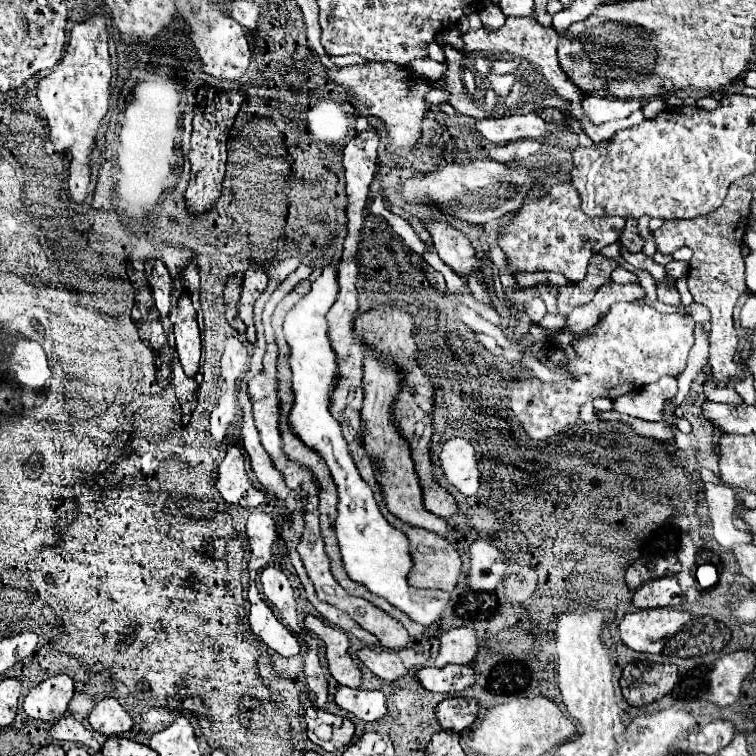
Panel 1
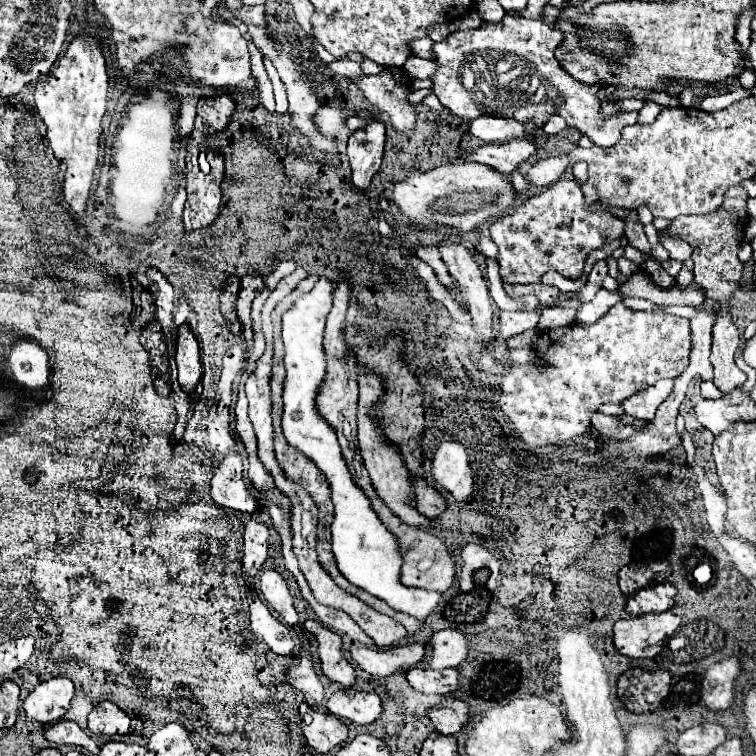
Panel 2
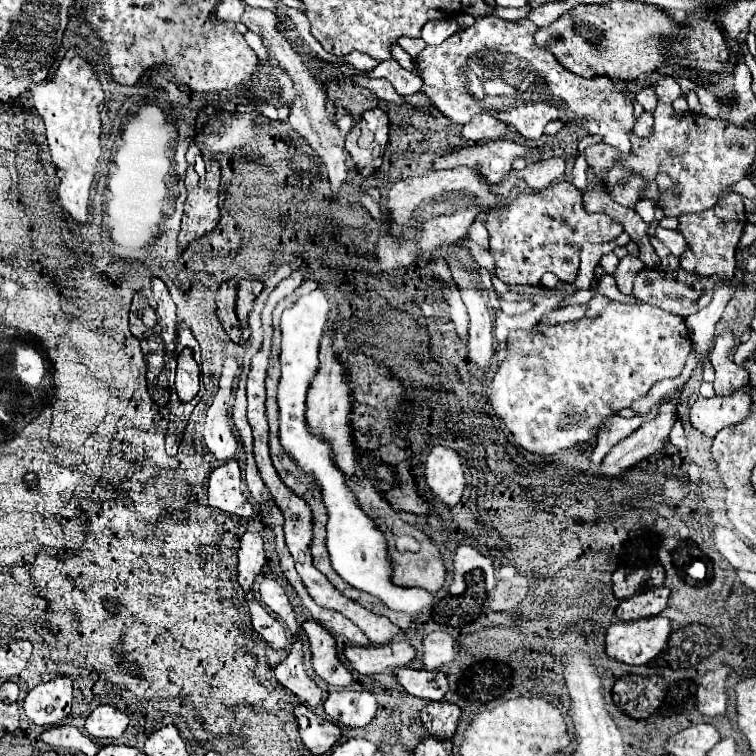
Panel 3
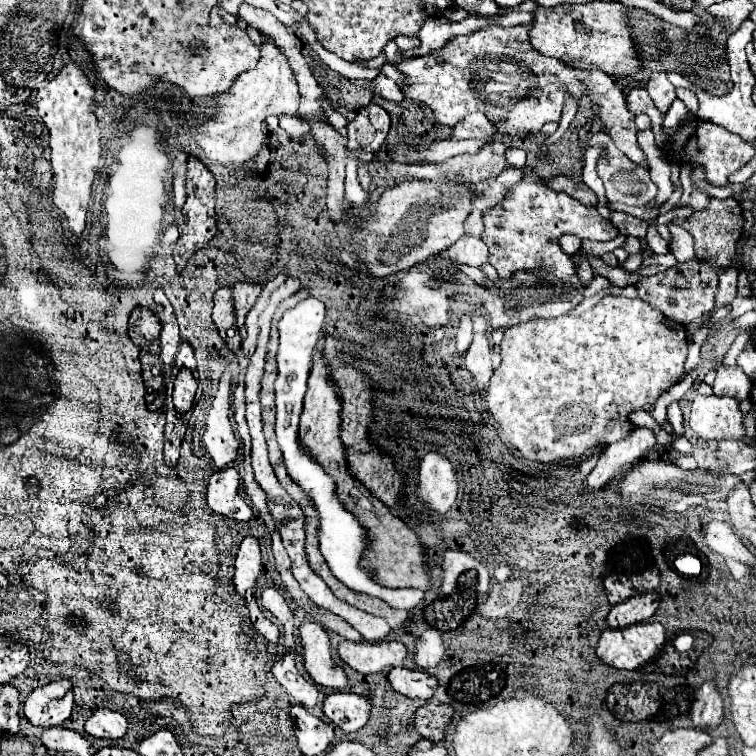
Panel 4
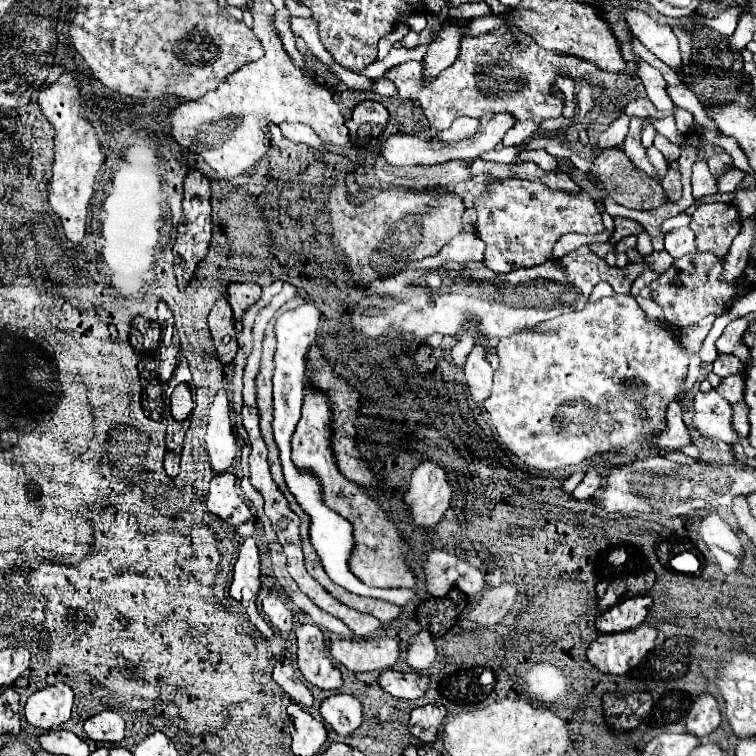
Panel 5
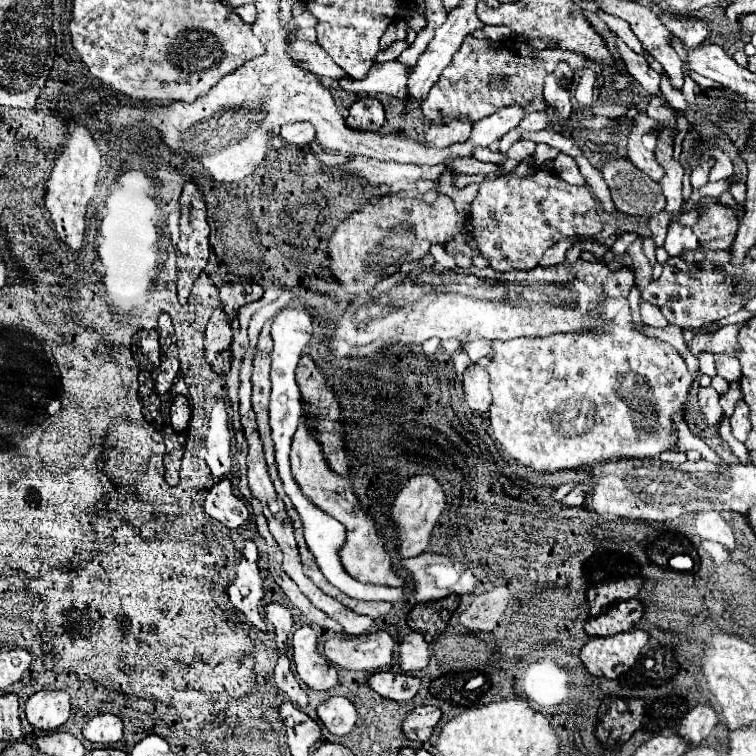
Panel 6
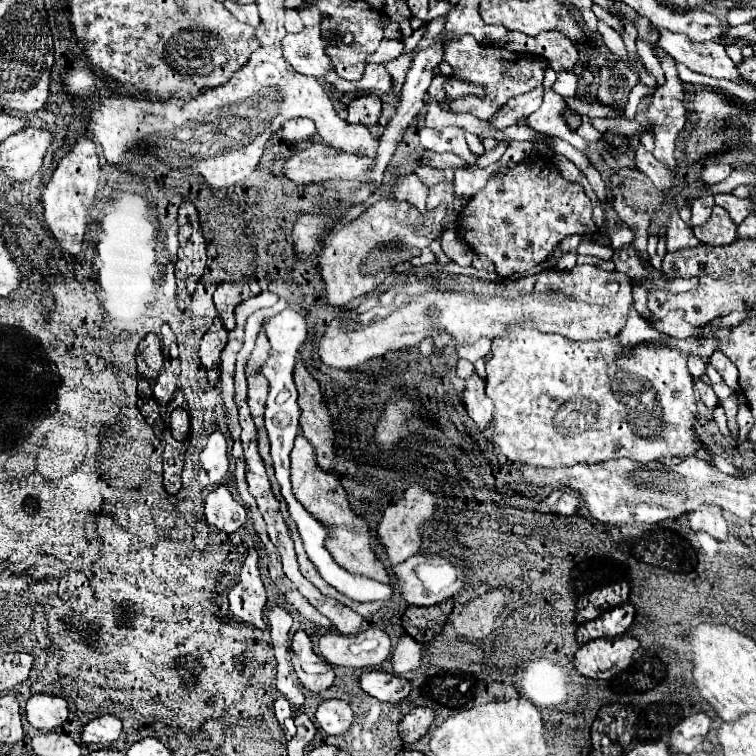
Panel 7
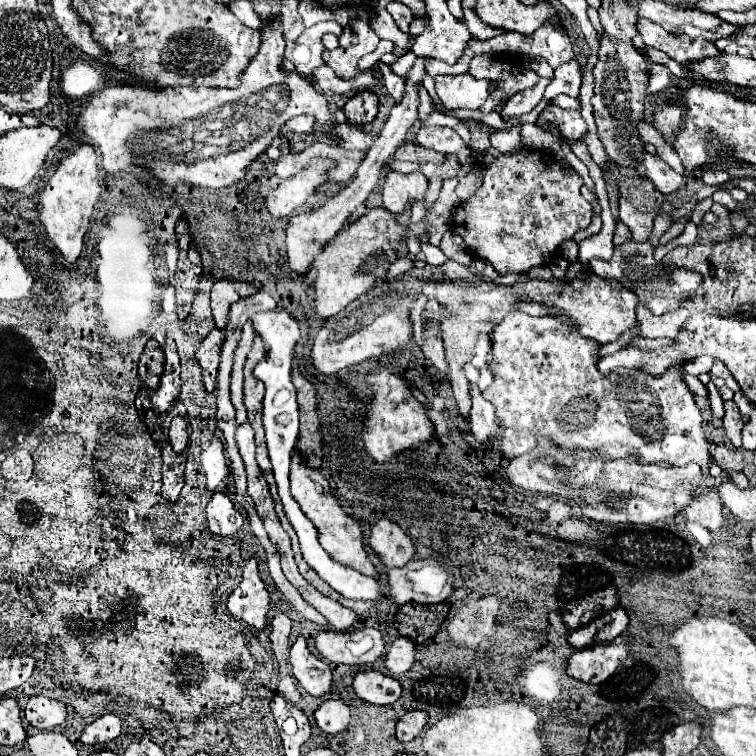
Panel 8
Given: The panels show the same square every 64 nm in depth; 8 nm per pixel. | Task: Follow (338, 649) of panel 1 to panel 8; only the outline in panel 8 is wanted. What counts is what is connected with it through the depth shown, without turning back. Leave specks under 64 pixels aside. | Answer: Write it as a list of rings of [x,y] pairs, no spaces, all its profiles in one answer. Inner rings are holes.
[[[300,636],[290,648],[290,664],[294,678],[310,696],[322,696],[332,684],[332,672],[326,660],[312,654],[306,640]]]

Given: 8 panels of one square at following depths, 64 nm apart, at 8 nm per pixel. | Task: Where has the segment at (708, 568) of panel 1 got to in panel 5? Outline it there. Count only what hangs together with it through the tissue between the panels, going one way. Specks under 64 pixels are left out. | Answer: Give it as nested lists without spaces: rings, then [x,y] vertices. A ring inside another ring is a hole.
[[[682,552],[682,554],[674,556],[670,560],[670,566],[672,566],[672,570],[682,572],[682,574],[696,574],[700,570],[700,562],[692,552]]]

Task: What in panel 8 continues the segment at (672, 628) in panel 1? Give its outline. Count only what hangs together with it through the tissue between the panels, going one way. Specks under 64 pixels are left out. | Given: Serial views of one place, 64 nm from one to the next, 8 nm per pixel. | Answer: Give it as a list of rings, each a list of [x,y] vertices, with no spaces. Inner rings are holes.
[[[622,640],[610,644],[592,644],[590,648],[576,650],[568,658],[566,674],[588,684],[602,684],[616,672],[626,656],[628,646]]]

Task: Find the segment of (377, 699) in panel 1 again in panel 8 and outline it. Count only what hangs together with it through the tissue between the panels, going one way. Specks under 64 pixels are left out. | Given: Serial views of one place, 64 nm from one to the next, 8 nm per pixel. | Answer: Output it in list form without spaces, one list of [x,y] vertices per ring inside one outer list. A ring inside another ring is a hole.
[[[326,700],[314,712],[316,726],[326,734],[344,732],[350,720],[350,708],[342,700]]]

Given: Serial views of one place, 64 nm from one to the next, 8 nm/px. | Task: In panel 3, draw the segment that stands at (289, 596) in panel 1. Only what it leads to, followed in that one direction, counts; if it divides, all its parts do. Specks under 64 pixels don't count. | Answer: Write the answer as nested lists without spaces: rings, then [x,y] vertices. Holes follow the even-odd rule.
[[[264,578],[260,584],[260,596],[262,602],[290,628],[290,630],[298,630],[296,618],[294,618],[294,610],[288,602],[288,596],[282,588],[282,584],[276,578]]]

